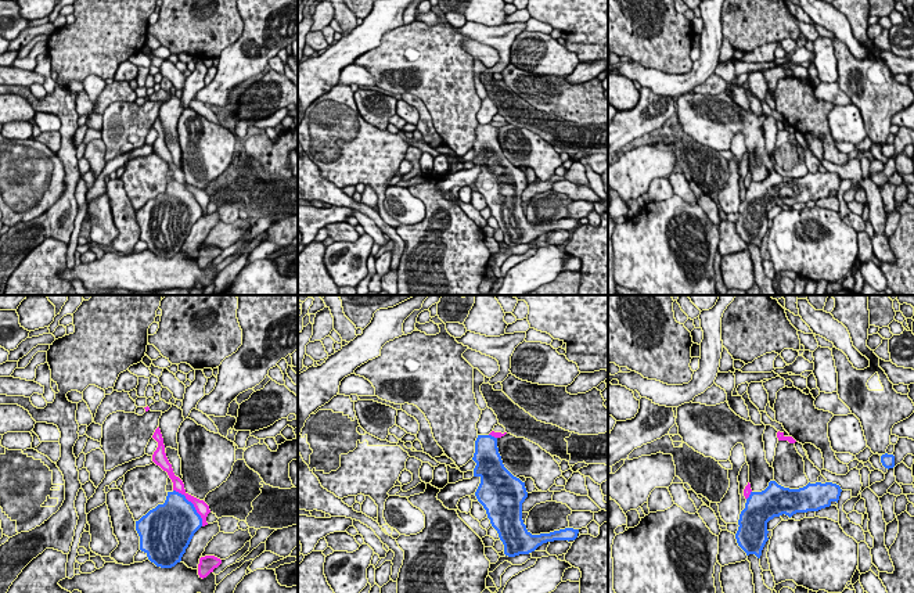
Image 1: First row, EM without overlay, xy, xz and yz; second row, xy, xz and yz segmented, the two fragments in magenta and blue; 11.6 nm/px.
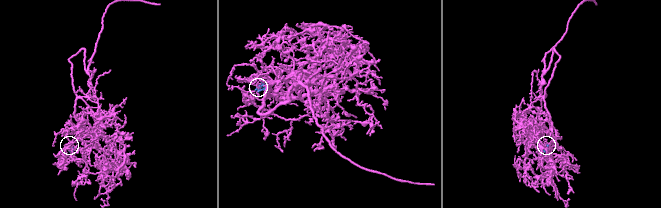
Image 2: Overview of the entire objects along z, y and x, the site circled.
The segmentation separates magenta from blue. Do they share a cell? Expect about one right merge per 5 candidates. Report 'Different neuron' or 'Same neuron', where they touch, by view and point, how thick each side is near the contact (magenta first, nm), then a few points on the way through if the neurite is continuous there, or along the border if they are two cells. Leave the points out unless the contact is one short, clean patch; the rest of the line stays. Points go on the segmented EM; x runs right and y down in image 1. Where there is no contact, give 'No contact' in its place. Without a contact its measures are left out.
Different neuron. Touches magenta at xy (194, 506). Thickness 160 nm (magenta) against 480 nm

